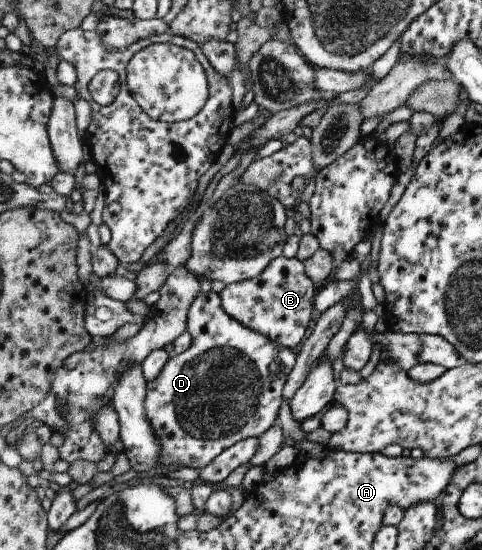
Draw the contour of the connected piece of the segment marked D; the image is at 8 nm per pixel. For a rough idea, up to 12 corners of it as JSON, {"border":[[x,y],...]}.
{"border":[[191,303],[193,345],[148,383],[161,465],[257,438],[298,355]]}

